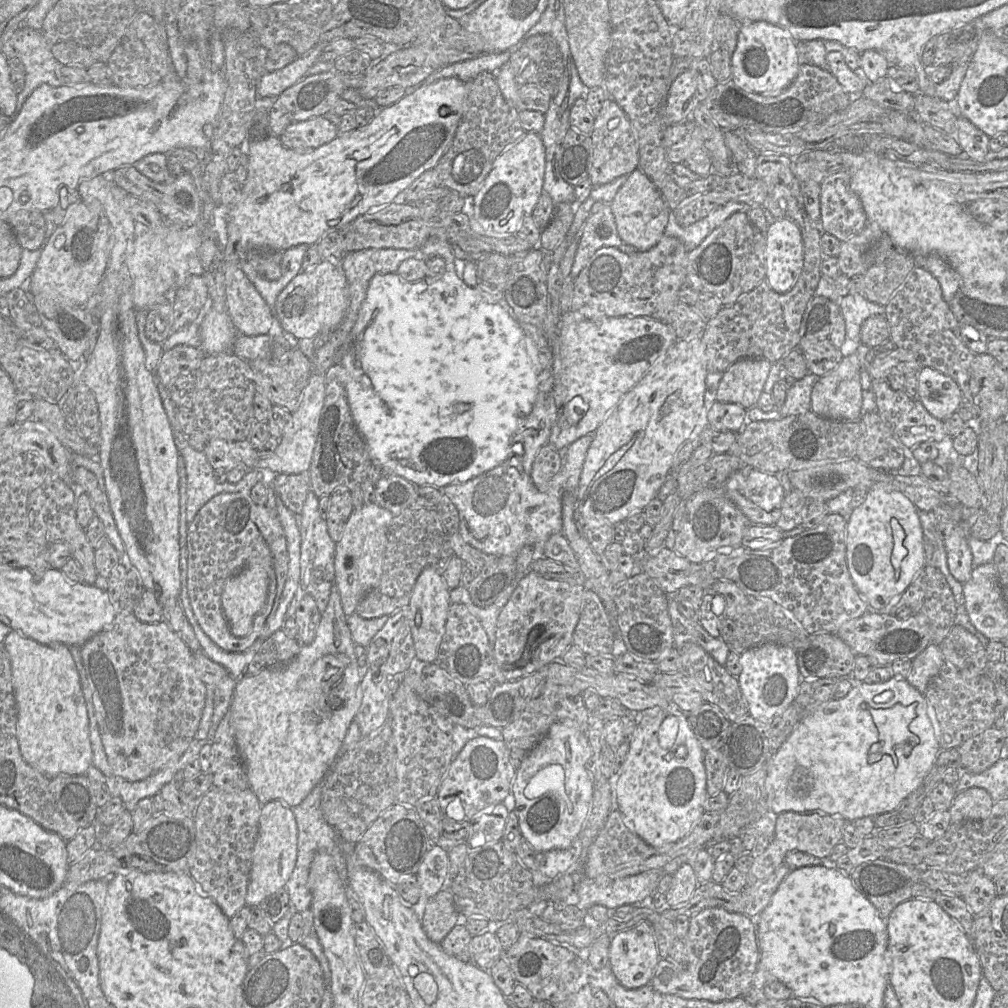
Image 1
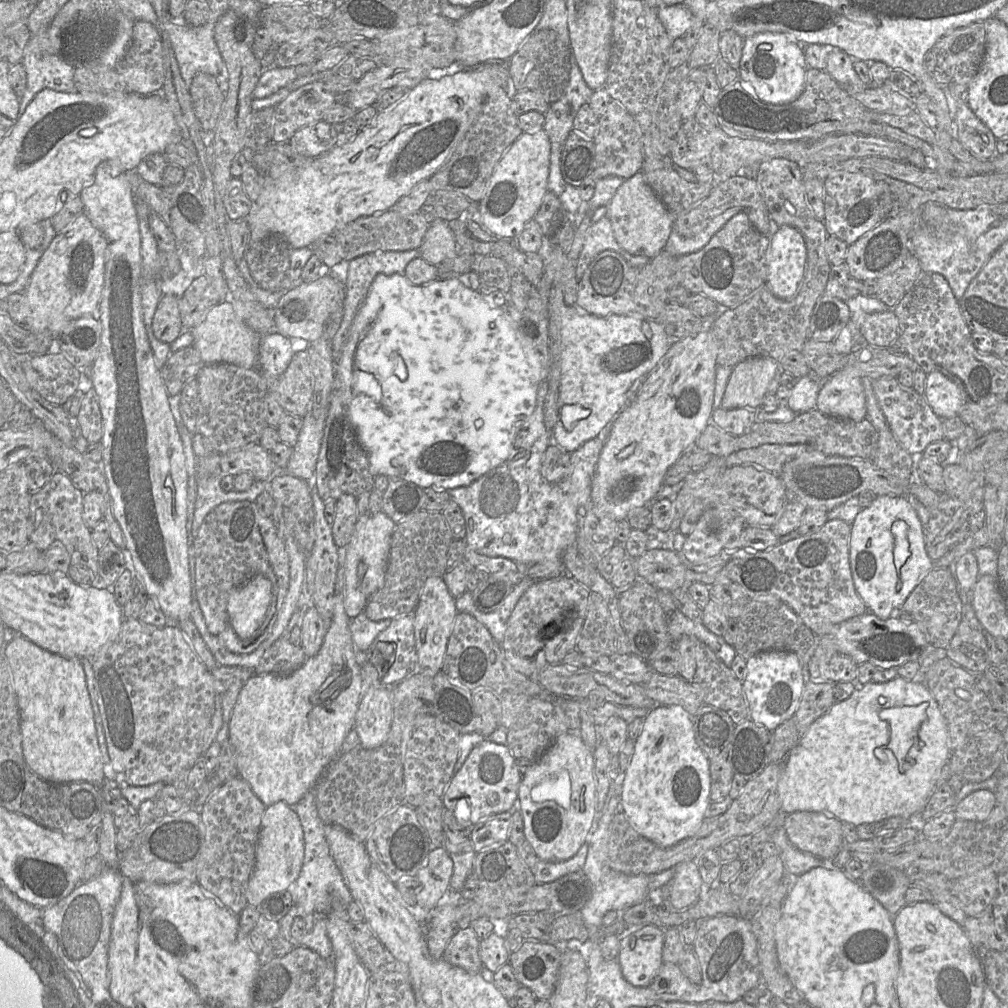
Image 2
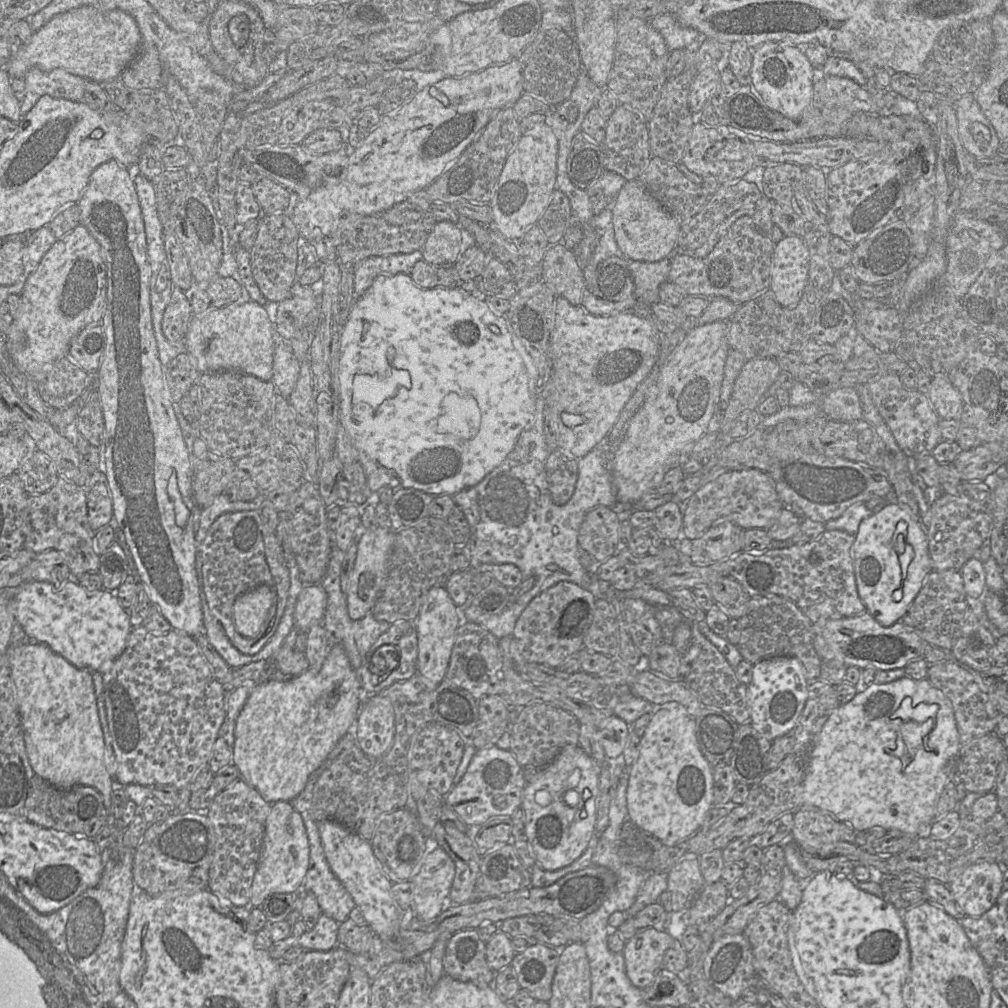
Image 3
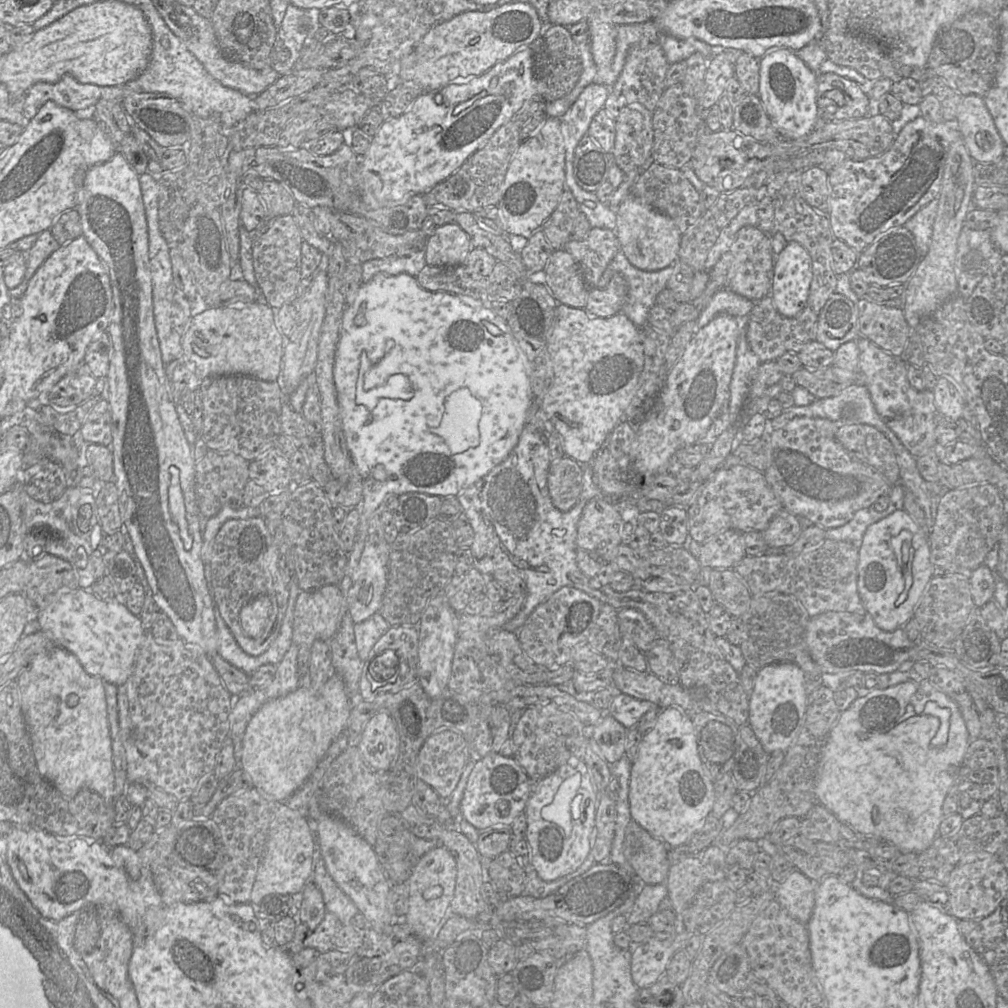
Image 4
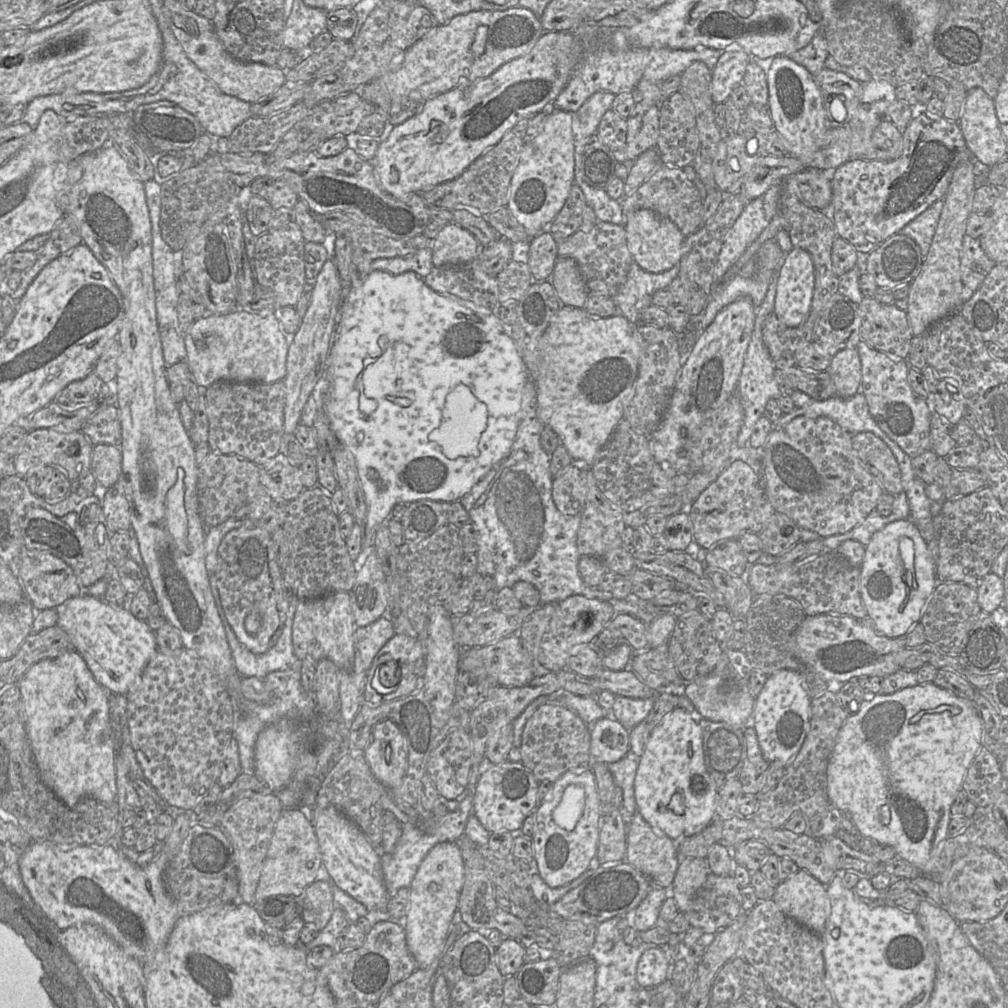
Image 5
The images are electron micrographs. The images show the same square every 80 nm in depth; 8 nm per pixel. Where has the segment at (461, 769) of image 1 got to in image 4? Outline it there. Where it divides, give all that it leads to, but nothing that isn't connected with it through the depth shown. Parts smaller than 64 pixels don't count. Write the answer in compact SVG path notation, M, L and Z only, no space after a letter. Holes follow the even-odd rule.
M490 753L475 762L461 800L461 815L478 830L497 825L512 826L514 820L525 811L531 792L532 781L514 757L504 756L501 753Z

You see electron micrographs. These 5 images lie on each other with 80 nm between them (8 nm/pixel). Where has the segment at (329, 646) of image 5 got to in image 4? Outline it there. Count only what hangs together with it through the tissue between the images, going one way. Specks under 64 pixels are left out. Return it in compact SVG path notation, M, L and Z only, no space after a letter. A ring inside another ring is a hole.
M337 585L302 591L295 604L292 643L311 646L316 640L329 640L345 613L346 599Z

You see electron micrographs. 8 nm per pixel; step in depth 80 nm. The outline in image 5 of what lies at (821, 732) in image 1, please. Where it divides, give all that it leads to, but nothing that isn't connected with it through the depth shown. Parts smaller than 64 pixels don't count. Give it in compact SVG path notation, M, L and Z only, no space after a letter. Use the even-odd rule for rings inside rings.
M933 682L917 684L901 689L893 694L876 694L865 699L859 711L849 715L841 727L827 768L827 795L831 805L847 814L856 825L859 834L874 839L881 844L892 846L898 857L918 867L923 875L938 875L938 856L943 842L949 837L948 825L951 820L951 806L962 789L963 779L968 767L982 746L982 721L974 702L961 698Z

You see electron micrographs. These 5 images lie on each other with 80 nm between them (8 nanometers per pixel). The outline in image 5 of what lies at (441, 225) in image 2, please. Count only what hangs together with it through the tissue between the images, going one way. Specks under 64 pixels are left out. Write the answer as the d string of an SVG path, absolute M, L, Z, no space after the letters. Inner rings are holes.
M452 222L442 227L432 242L435 267L457 266L475 260L481 246L466 229Z

